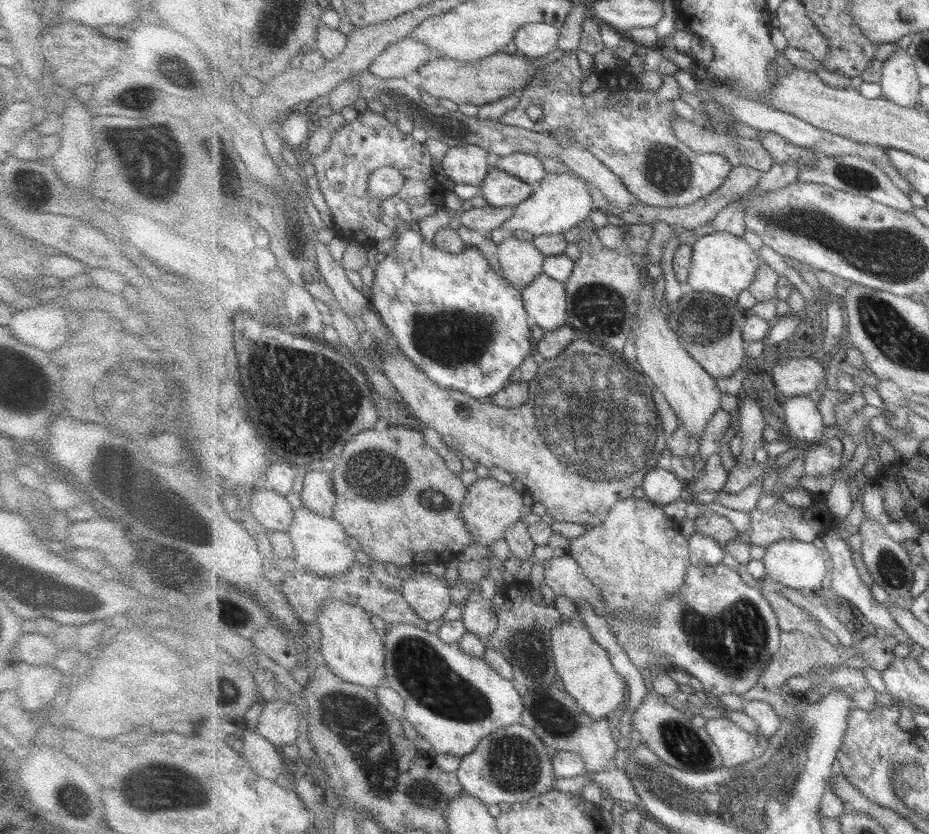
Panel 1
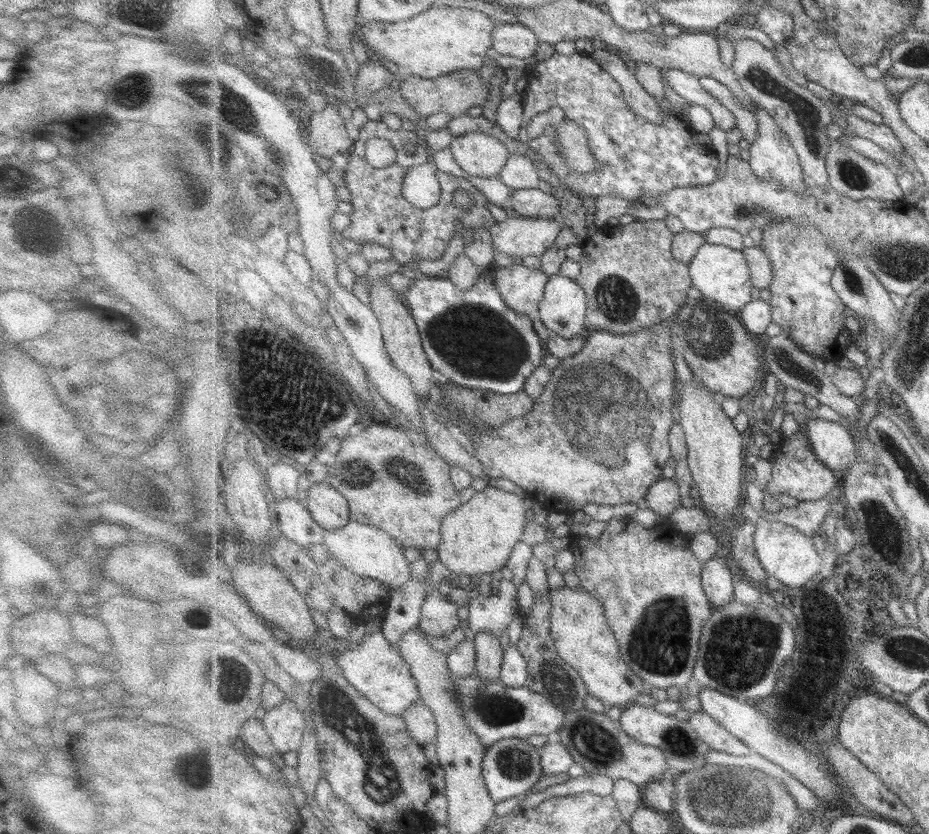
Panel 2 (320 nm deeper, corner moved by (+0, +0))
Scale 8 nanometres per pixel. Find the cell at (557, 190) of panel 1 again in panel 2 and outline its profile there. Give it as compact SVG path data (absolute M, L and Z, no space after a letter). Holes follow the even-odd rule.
M505 218L489 230L498 262L500 258L525 258L545 254L554 246L563 225L560 218Z

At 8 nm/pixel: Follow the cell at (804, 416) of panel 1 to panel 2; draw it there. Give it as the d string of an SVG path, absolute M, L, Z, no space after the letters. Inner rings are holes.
M817 418L809 419L805 427L812 450L830 470L847 472L855 463L857 447L847 426Z

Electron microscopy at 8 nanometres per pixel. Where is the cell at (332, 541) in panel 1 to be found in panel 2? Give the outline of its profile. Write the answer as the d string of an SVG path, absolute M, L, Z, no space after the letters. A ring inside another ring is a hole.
M351 522L345 528L327 530L323 543L333 553L334 562L331 566L341 566L359 576L374 578L394 589L411 580L411 562L405 556L405 549L379 528Z

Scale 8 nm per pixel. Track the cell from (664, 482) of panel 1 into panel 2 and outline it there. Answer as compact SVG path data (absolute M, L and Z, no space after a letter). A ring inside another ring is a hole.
M662 478L651 486L645 500L647 508L656 516L669 518L681 507L679 485L673 479Z

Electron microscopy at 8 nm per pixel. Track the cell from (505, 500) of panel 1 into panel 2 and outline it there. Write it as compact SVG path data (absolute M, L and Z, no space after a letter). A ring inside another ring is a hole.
M487 486L481 492L476 492L466 504L448 514L443 521L442 542L437 548L438 560L445 564L451 573L464 574L474 580L483 574L491 575L493 572L502 571L515 544L522 540L524 535L528 523L525 518L527 507L527 499L499 488Z

